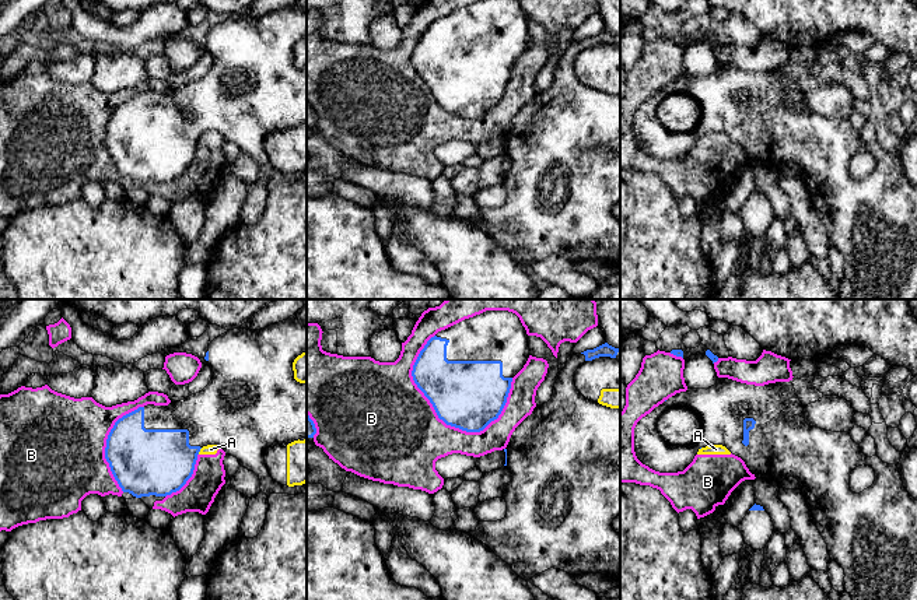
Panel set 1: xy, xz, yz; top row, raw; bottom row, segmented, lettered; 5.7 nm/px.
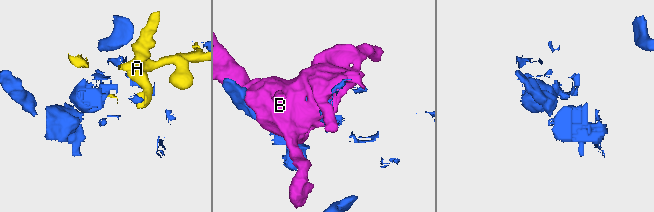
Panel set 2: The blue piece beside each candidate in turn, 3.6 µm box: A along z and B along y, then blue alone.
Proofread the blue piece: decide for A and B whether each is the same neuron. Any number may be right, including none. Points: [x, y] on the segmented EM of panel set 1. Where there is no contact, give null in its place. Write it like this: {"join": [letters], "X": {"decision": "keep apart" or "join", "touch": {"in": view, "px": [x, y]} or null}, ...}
{"join": [], "A": {"decision": "keep apart", "touch": {"in": "xy", "px": [199, 451]}}, "B": {"decision": "keep apart", "touch": {"in": "xz", "px": [424, 395]}}}

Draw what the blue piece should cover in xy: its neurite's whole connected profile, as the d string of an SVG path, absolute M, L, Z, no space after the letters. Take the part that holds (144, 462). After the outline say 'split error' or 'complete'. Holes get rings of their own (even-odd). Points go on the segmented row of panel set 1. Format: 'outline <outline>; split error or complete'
outline M307 305L287 320L265 329L234 329L214 338L204 357L211 368L211 380L200 393L171 401L168 406L139 407L115 422L106 439L105 459L122 491L136 498L171 495L192 477L200 449L217 445L259 477L260 490L267 497L307 494L307 483L294 487L281 485L270 477L265 464L269 448L307 438L307 385L297 382L293 371L294 359L302 352L307 352Z; split error

